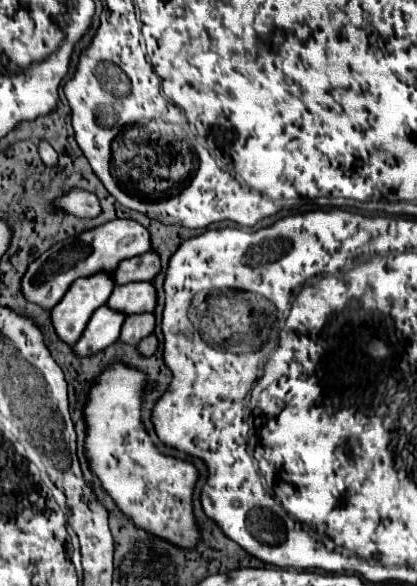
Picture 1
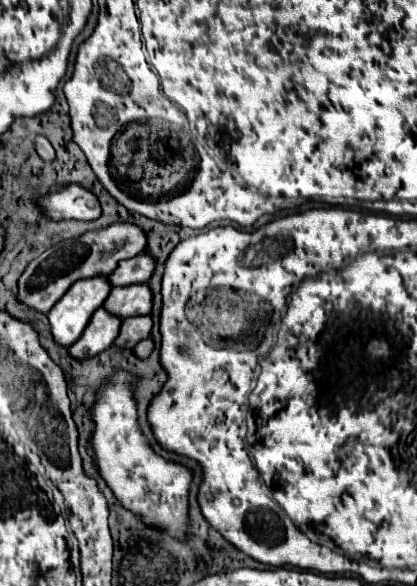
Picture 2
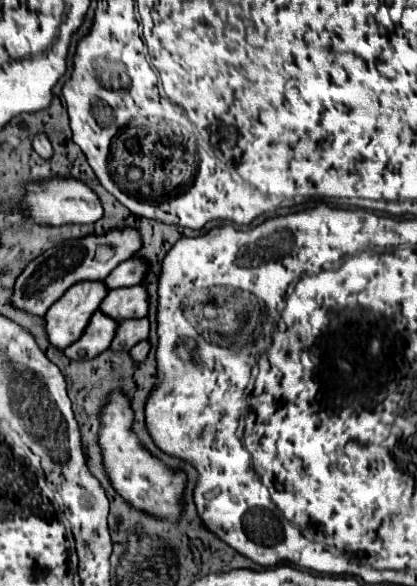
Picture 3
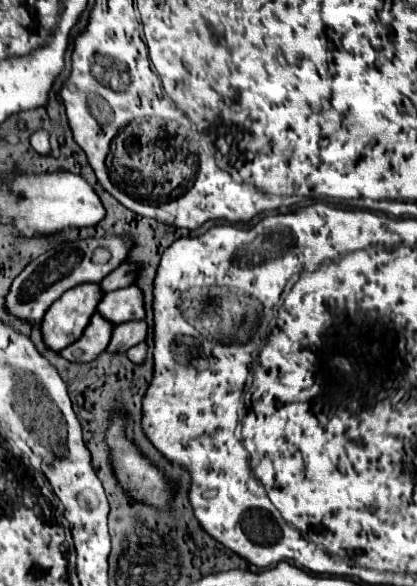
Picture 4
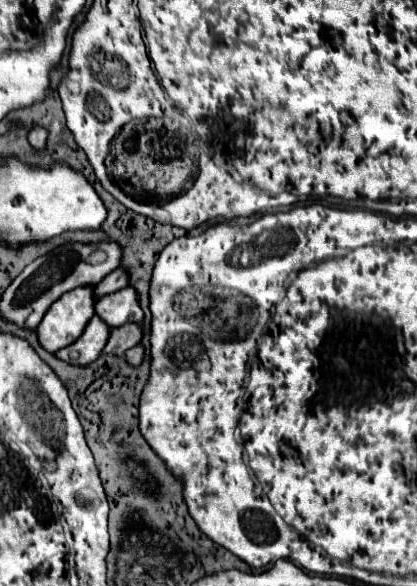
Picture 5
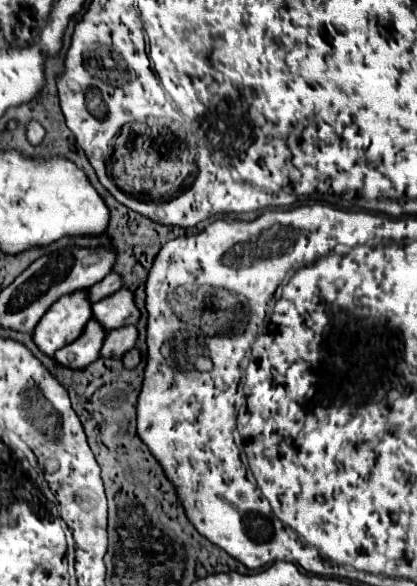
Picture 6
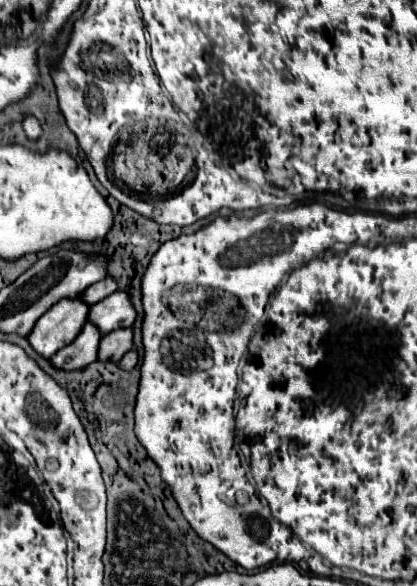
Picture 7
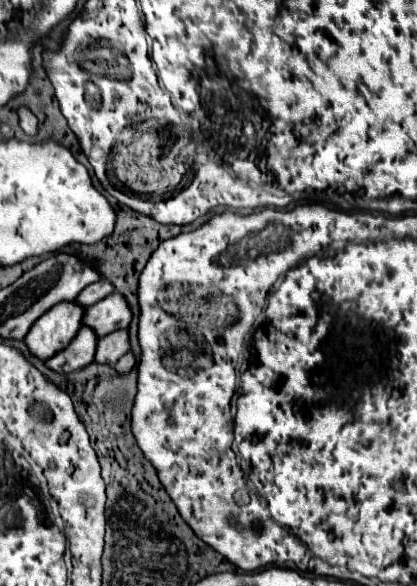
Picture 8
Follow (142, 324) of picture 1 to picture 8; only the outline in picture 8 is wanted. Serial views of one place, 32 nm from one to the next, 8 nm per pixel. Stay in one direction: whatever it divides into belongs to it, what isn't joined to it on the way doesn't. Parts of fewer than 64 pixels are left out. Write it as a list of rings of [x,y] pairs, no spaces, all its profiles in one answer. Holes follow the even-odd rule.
[[[120,330],[120,332],[112,332],[104,338],[98,338],[96,342],[96,354],[94,354],[94,362],[96,364],[116,364],[126,352],[130,350],[130,342],[128,342],[128,332]]]

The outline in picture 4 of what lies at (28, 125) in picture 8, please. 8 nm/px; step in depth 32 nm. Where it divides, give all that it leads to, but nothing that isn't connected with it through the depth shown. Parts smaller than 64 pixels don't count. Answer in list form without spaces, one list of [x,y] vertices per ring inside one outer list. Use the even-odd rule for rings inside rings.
[[[36,130],[36,132],[32,132],[32,136],[30,136],[30,144],[32,144],[32,148],[36,150],[36,152],[40,152],[40,154],[48,154],[48,150],[50,150],[50,144],[48,144],[48,132],[46,130]]]

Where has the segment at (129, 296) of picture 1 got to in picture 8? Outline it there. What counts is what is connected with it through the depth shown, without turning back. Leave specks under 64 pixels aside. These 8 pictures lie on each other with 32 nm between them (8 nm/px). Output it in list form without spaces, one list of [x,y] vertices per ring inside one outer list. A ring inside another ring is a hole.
[[[106,296],[92,308],[84,310],[82,324],[88,326],[92,332],[96,332],[98,338],[114,332],[114,330],[126,330],[132,320],[132,312],[128,304],[124,304],[122,296]]]

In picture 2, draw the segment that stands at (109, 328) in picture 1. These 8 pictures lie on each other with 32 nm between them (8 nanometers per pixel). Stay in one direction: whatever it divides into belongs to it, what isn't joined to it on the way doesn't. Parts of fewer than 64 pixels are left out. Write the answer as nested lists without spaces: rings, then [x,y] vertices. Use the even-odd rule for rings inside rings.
[[[98,308],[90,318],[82,336],[68,348],[68,354],[76,360],[94,358],[114,342],[120,330],[120,322],[122,320],[118,316],[112,316],[104,312],[104,308]]]

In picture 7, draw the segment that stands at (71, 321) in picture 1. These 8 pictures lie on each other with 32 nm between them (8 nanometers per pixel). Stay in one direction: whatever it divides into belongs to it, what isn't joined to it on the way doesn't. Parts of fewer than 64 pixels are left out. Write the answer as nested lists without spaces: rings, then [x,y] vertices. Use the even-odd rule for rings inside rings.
[[[60,300],[34,324],[28,342],[42,358],[52,358],[54,352],[68,346],[80,334],[86,316],[88,306],[82,300]]]

